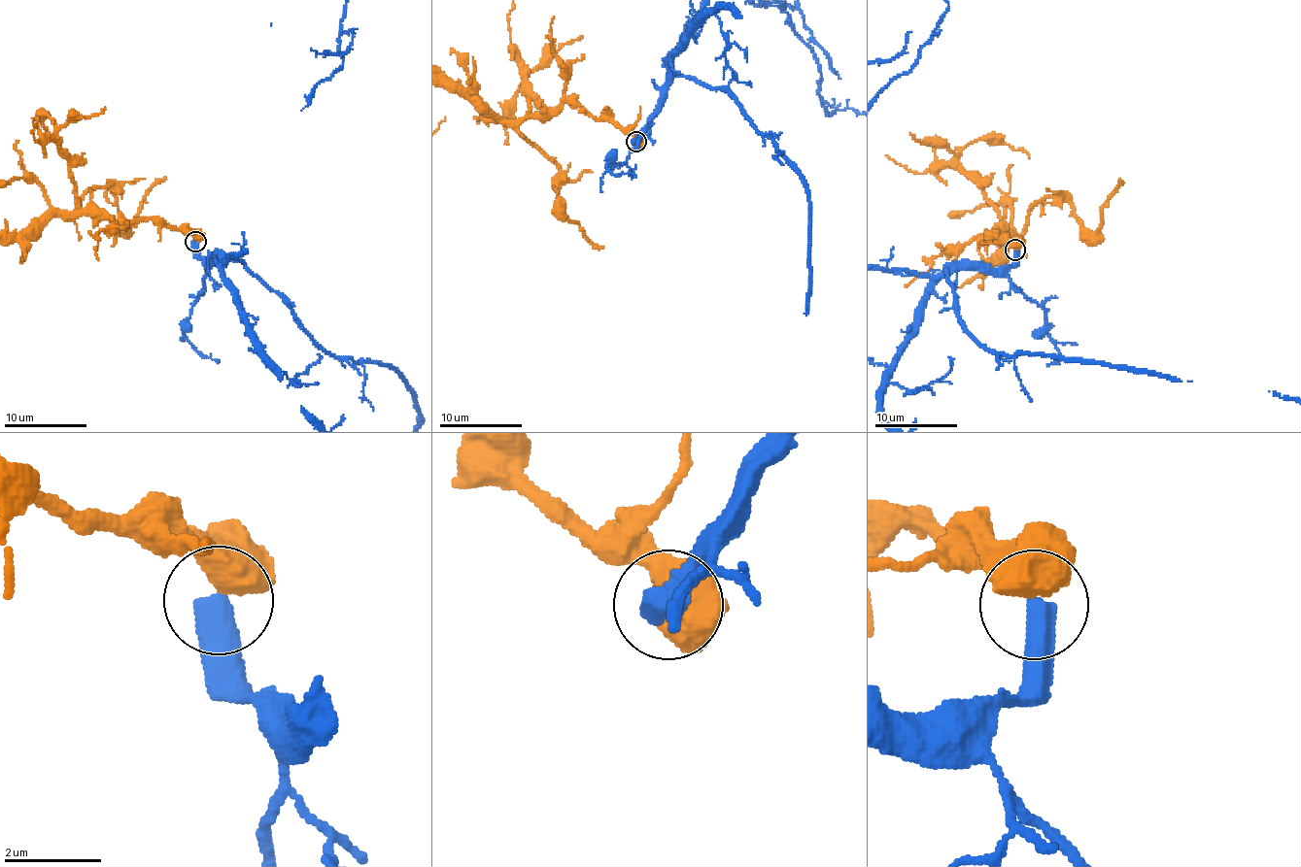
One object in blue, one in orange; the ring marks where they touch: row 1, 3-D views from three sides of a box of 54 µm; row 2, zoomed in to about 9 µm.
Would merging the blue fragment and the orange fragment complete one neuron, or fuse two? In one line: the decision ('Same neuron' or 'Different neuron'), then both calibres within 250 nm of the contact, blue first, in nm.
Different neuron. Thickness 600 nm (blue) against 650 nm

